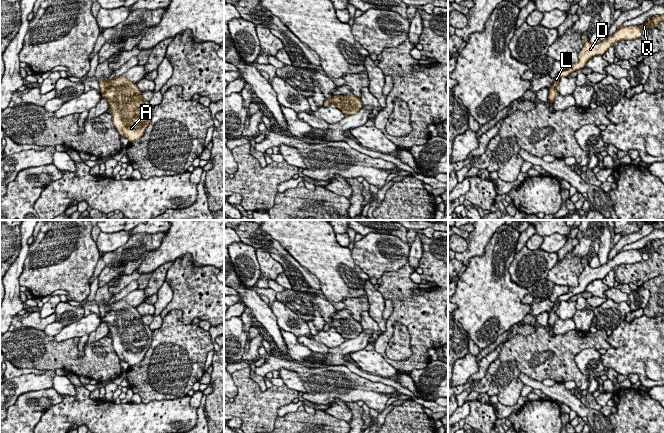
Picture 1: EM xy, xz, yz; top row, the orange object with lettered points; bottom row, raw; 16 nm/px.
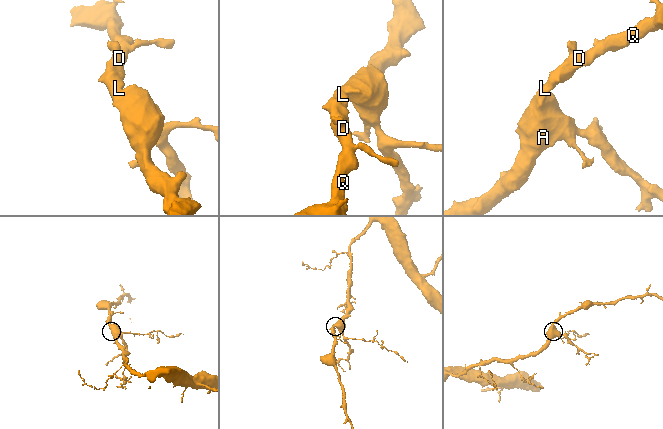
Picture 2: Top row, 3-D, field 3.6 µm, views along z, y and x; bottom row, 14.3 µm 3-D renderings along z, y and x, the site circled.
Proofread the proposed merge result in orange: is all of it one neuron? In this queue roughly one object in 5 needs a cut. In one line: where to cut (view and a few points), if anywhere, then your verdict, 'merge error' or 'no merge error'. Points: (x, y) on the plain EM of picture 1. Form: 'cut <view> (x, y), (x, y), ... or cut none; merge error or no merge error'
cut none; no merge error

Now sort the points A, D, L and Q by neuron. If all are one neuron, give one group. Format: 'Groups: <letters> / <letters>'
Groups: A D L Q

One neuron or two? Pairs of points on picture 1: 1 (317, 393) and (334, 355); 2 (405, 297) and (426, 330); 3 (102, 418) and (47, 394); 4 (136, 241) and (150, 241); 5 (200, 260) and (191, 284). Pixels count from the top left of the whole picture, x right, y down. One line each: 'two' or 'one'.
1: two
2: one
3: two
4: one
5: two

